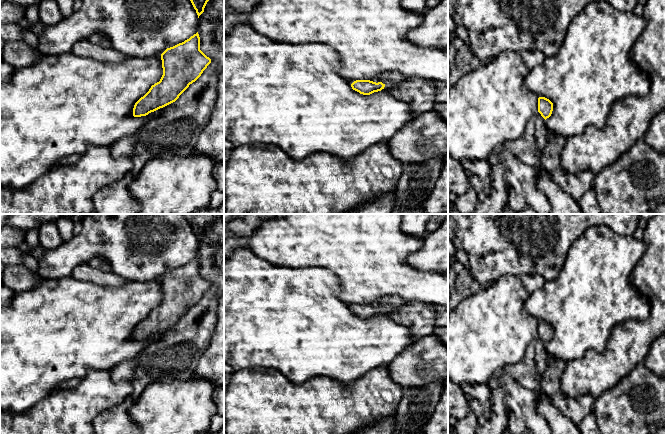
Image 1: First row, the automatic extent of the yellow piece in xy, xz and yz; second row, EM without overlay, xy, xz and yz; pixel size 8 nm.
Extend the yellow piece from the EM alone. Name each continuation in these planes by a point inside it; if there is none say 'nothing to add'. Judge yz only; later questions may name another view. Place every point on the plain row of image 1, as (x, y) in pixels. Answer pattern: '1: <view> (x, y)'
1: yz (528, 372)

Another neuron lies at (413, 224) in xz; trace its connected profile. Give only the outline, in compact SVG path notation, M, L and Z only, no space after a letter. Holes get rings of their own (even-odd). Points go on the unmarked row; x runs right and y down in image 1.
M402 214L401 229L404 233L421 237L427 233L426 226L433 214Z

